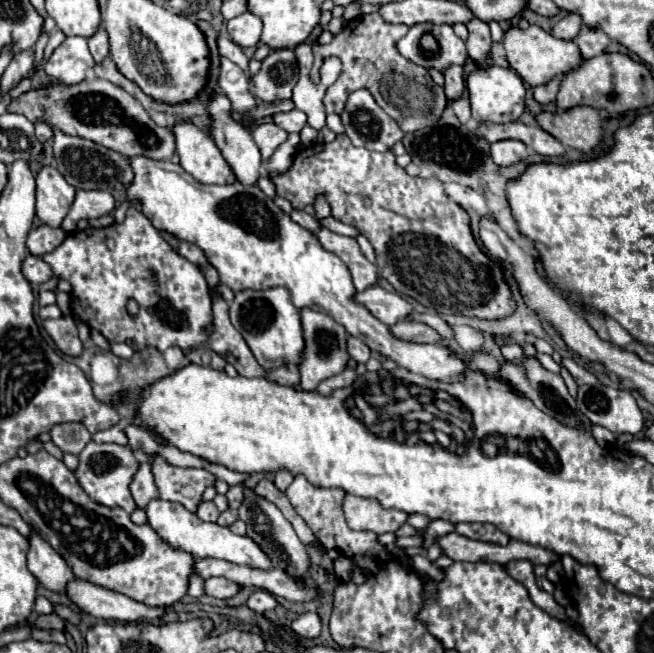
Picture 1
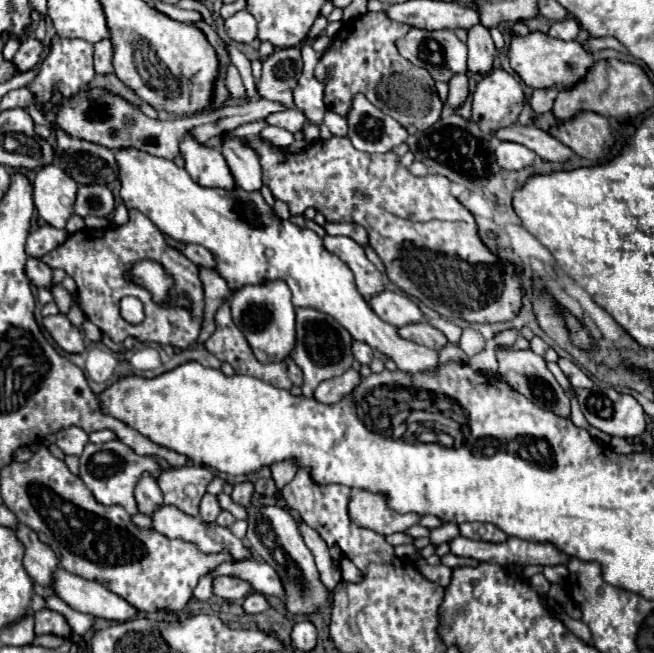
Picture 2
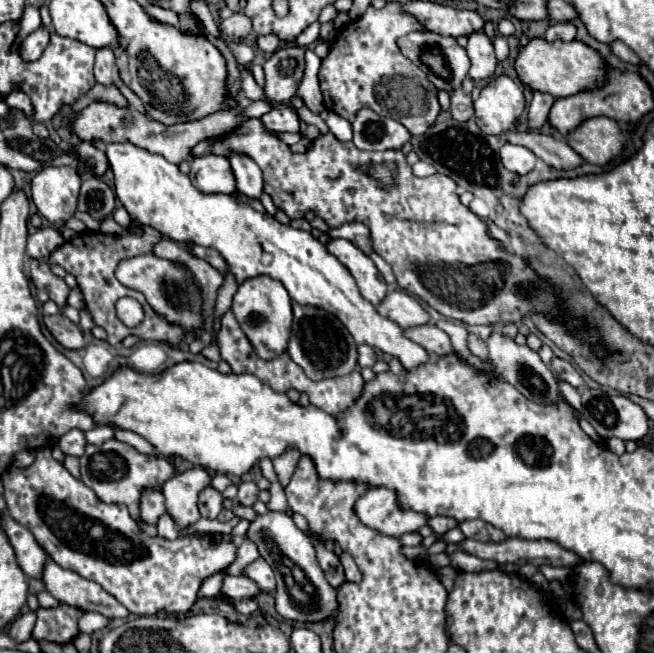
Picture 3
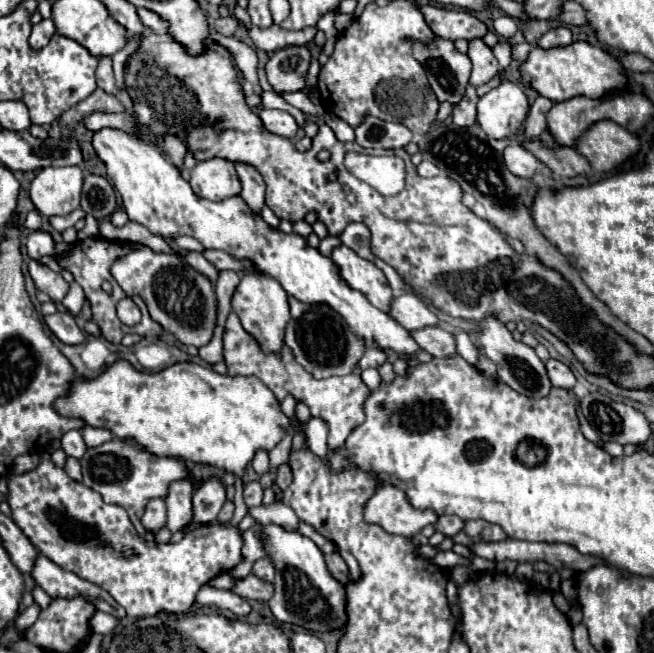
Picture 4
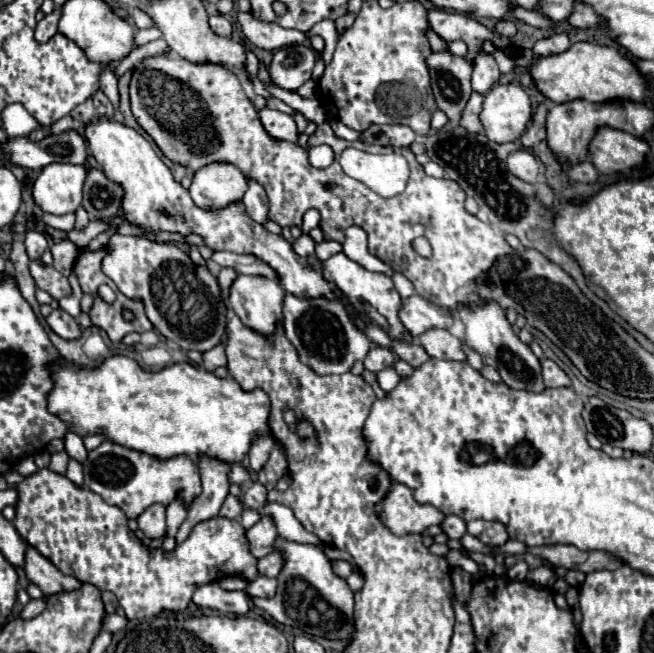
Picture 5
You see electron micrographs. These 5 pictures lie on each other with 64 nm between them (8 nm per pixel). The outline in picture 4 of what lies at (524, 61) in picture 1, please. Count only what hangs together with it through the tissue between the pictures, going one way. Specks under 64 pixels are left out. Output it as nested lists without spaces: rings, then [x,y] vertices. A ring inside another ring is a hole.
[[[572,42],[564,48],[542,50],[532,48],[528,60],[520,66],[522,78],[544,98],[552,102],[564,102],[572,96],[604,96],[614,90],[632,90],[630,78],[624,74],[622,64],[606,50],[592,46],[588,42]]]

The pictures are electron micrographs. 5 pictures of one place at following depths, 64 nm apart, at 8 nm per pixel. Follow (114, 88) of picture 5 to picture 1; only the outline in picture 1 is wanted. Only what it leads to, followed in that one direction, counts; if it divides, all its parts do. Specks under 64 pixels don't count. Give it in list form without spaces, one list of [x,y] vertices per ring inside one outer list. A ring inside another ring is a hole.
[[[100,28],[90,40],[88,40],[88,46],[90,46],[90,52],[96,60],[96,64],[100,64],[104,58],[110,56],[110,46],[108,46],[108,34],[104,28]]]

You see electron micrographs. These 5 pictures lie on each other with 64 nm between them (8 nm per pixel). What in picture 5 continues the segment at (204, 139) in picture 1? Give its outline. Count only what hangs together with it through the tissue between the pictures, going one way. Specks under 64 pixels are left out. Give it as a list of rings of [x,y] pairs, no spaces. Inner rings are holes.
[[[208,164],[194,174],[190,196],[198,208],[226,208],[240,202],[248,182],[234,164]]]

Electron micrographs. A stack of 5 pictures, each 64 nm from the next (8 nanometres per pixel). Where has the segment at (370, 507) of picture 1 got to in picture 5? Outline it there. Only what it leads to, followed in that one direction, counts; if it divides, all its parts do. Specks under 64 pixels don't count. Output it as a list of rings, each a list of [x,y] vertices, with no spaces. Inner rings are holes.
[[[394,484],[376,510],[394,534],[424,534],[428,526],[442,524],[446,518],[436,506],[418,504],[412,490],[404,484]]]

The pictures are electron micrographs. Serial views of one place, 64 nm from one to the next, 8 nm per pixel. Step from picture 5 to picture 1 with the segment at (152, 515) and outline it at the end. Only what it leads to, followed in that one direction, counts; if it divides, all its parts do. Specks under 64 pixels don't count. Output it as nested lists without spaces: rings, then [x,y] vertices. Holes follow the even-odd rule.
[[[148,462],[140,464],[140,470],[136,472],[130,490],[132,490],[132,496],[136,500],[136,506],[142,508],[142,510],[148,506],[148,502],[152,502],[152,500],[158,498],[158,488],[154,484],[152,470],[150,470]]]

